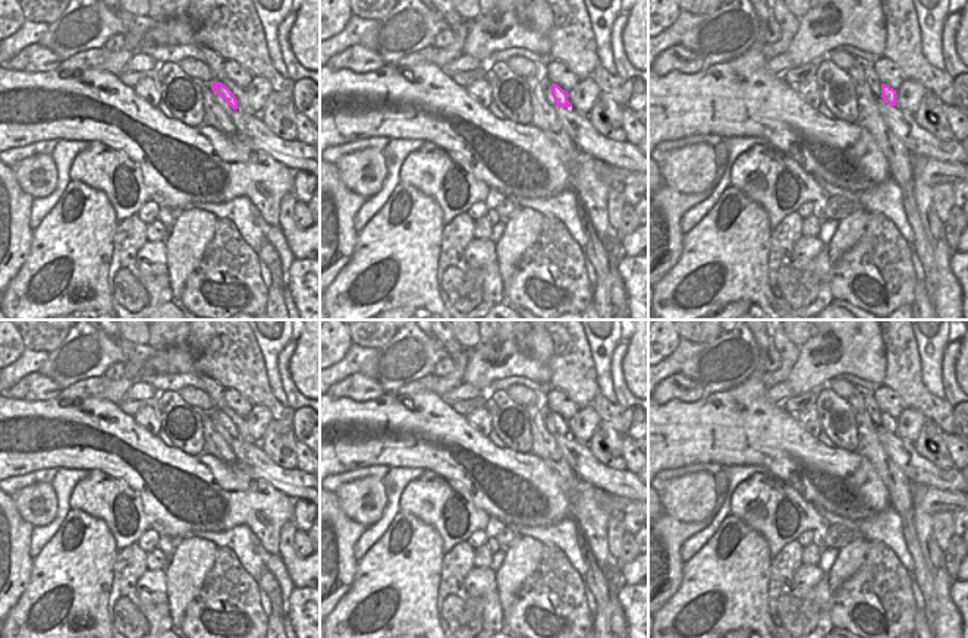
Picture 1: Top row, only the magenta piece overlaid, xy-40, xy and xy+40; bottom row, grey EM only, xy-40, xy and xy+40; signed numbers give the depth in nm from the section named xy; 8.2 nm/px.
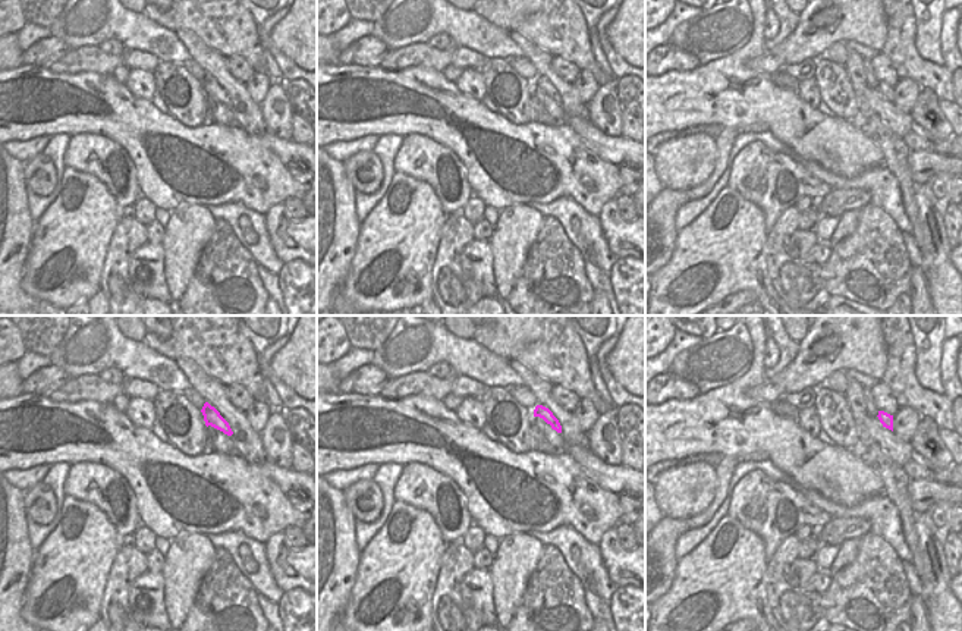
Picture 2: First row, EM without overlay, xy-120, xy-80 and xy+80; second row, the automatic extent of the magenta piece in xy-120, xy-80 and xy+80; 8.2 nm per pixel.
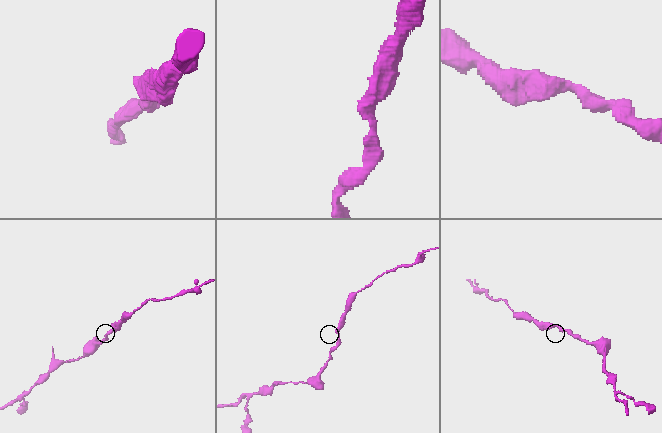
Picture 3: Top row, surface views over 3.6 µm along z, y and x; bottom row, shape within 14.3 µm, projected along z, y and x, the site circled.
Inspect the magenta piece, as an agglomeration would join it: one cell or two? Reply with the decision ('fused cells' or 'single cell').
single cell

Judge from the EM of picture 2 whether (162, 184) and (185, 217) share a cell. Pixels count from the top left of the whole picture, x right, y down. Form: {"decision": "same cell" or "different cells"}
{"decision": "different cells"}

